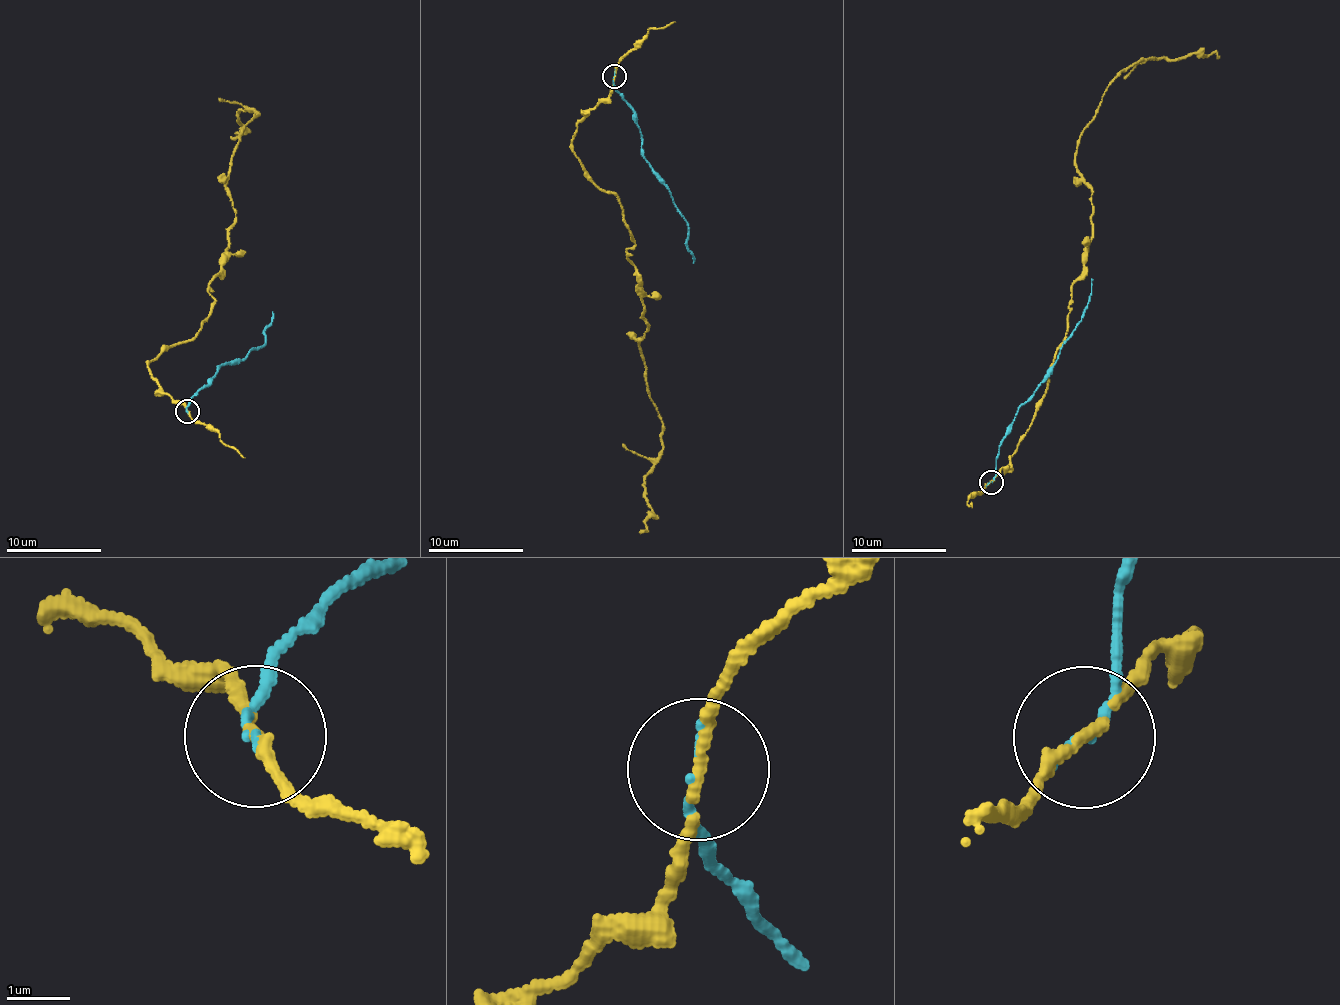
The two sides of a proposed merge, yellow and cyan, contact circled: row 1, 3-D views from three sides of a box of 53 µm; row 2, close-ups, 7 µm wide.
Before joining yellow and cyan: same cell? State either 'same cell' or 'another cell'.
another cell

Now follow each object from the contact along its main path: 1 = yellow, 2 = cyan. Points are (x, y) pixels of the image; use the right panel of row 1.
1: (990, 481), (1047, 390), (1084, 269), (1082, 128), (1122, 70), (1218, 56)
2: (990, 481), (1006, 428), (1056, 360), (1062, 345), (1080, 320), (1092, 289), (1092, 279)

